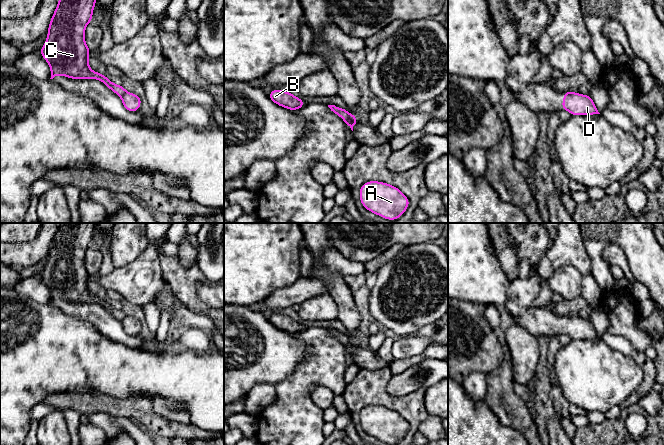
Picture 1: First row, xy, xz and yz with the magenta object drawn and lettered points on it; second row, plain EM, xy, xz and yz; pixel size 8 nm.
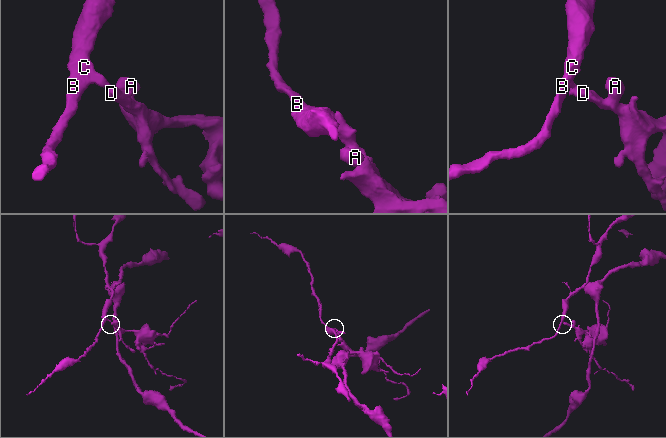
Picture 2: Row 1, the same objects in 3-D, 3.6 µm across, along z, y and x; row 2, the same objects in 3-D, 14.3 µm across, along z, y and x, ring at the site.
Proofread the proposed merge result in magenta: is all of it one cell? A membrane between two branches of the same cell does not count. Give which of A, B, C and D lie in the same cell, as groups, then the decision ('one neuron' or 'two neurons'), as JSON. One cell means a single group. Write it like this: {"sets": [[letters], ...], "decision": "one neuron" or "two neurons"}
{"sets": [["A", "D"], ["B", "C"]], "decision": "two neurons"}

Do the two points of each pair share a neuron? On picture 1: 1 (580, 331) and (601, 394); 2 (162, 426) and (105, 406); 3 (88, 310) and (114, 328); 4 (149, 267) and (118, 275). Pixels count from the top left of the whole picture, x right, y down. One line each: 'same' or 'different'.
1: different
2: same
3: same
4: same

